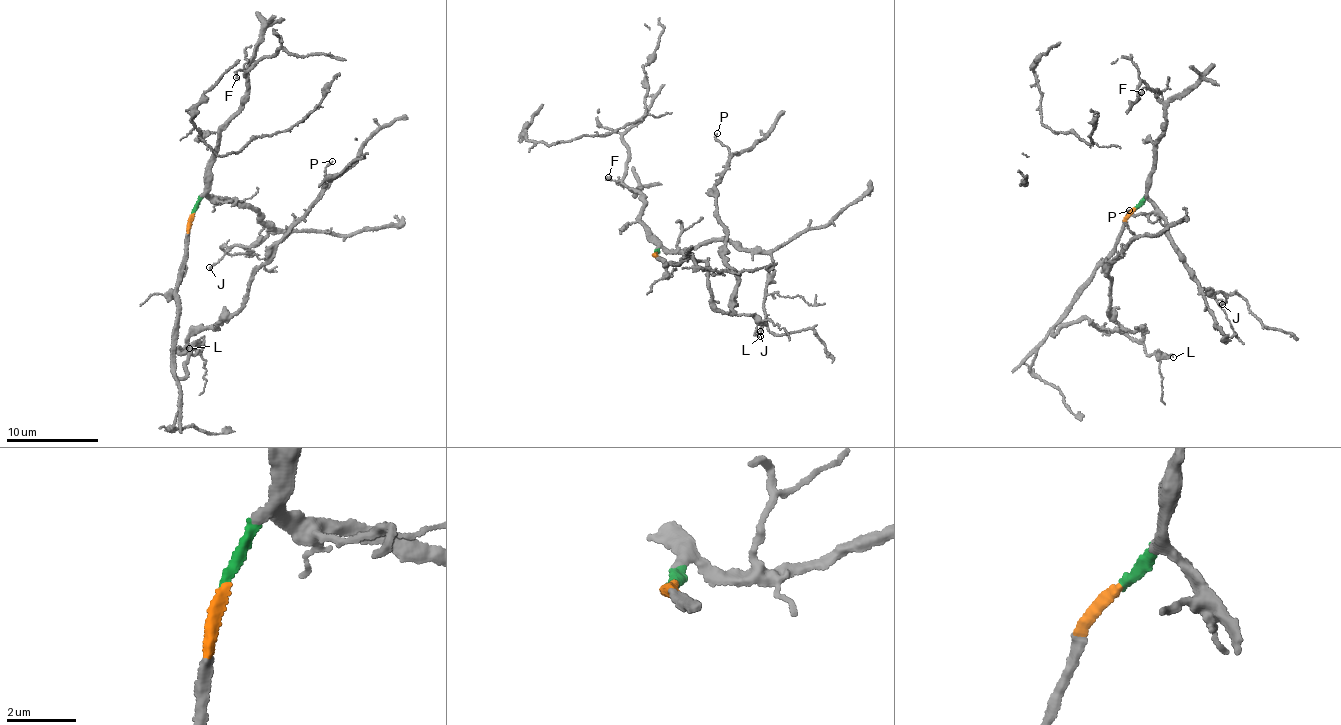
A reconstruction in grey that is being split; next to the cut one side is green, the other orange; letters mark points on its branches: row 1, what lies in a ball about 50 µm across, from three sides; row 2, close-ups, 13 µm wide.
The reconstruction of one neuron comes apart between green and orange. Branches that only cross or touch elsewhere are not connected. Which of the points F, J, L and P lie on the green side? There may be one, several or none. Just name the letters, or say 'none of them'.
F, J

